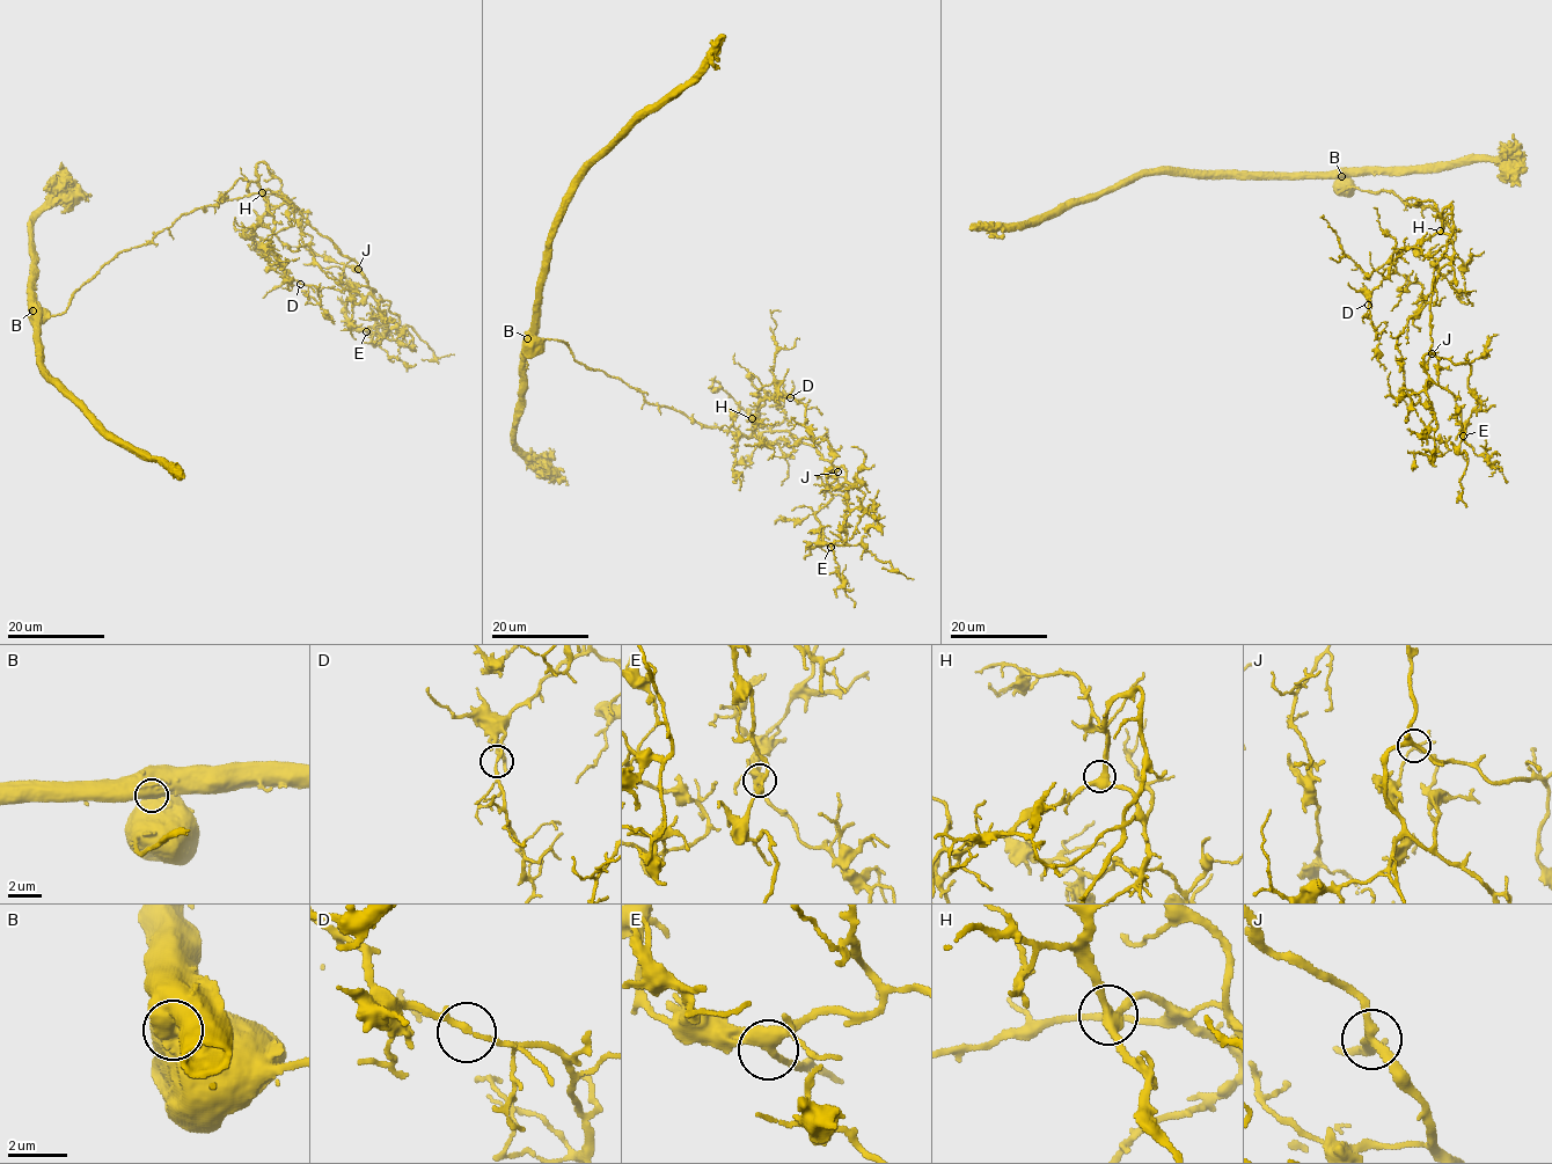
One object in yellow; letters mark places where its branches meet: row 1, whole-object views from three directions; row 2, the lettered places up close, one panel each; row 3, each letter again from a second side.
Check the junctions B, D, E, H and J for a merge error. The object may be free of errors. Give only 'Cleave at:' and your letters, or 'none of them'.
Cleave at: B

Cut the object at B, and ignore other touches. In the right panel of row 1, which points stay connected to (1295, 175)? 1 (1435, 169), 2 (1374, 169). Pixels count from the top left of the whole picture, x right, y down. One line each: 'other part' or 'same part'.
1: same part
2: same part

